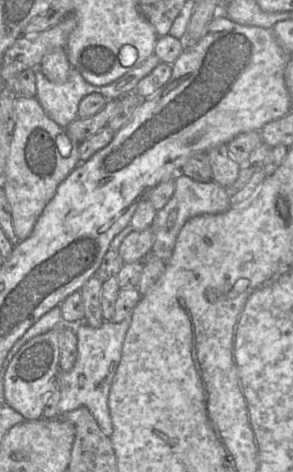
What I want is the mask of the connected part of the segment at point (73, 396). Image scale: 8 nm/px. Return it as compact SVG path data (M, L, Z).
M130 319L122 322L105 322L100 327L89 326L85 321L65 324L73 326L77 335L77 358L70 370L58 374L57 388L61 394L57 404L58 414L86 407L93 414L101 430L110 437L113 424L108 397L121 361L123 342L130 326Z

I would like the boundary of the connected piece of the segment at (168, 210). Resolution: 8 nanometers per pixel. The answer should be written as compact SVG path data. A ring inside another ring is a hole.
M179 174L174 179L175 191L171 199L157 211L151 230L154 243L151 253L167 262L172 256L177 237L185 223L199 215L219 214L231 208L229 194L225 186L216 182L201 182Z

